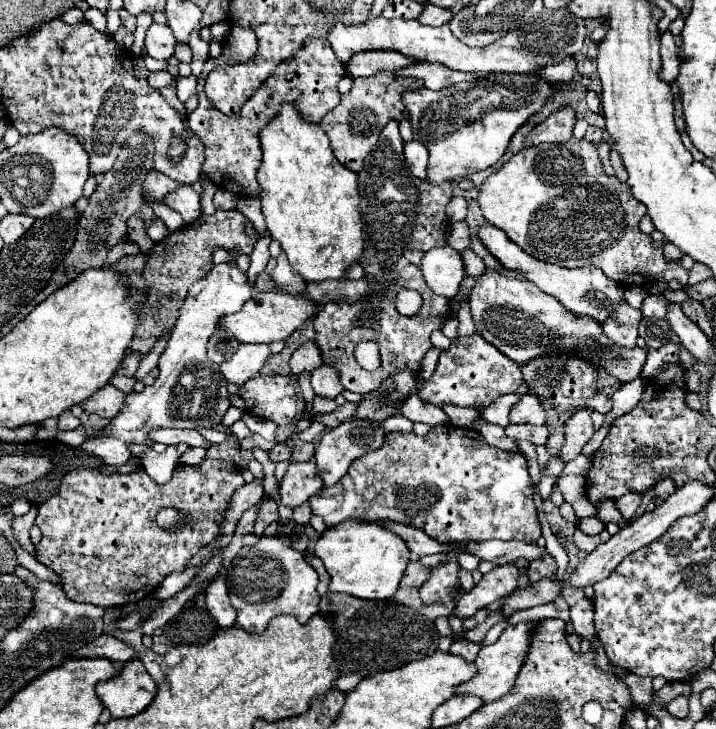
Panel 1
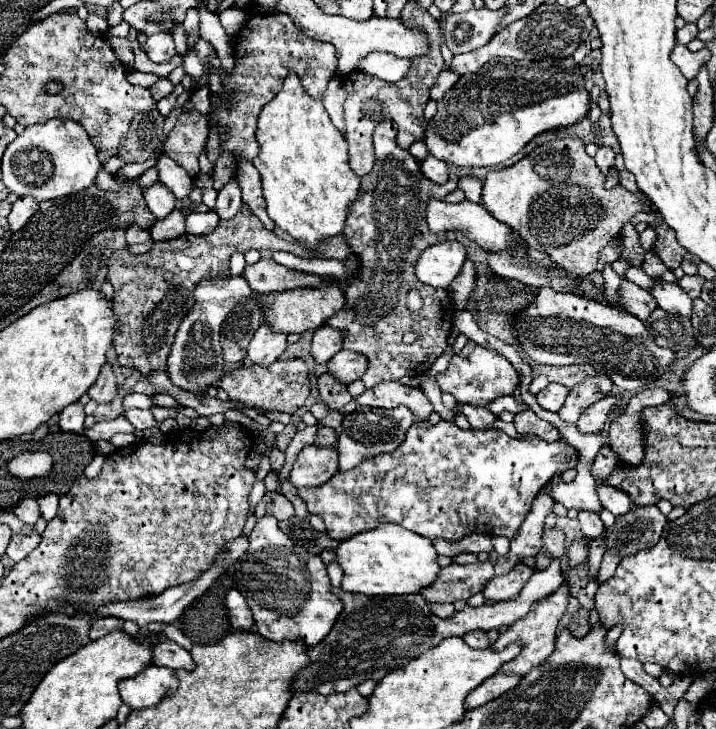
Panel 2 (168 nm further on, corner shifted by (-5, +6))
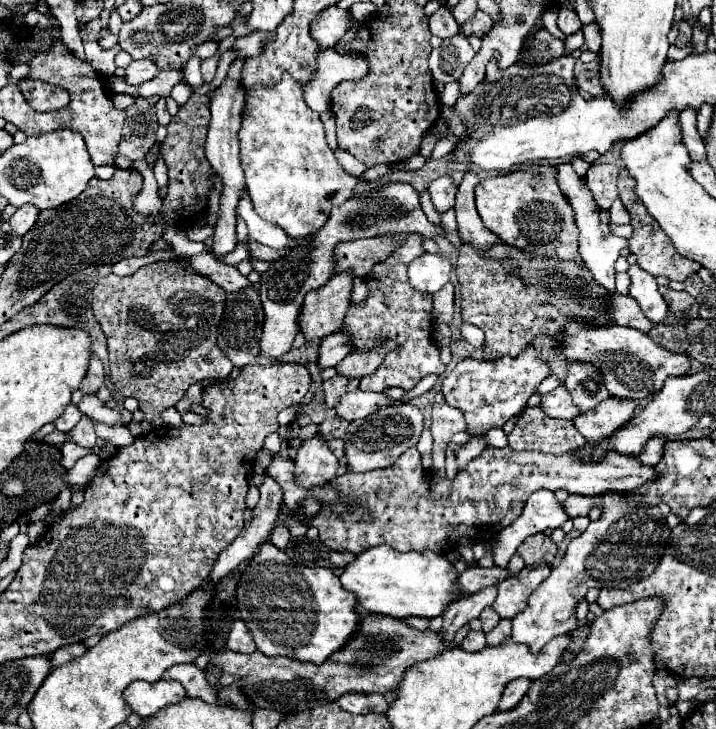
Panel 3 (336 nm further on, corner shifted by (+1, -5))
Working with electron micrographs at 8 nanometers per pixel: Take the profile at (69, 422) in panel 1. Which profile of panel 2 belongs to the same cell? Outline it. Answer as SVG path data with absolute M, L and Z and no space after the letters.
M74 402L60 412L60 428L64 432L82 434L82 430L84 430L84 406L80 402Z

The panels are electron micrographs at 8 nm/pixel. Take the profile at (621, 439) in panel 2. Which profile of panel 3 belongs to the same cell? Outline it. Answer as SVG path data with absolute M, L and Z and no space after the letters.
M650 439L646 443L646 449L638 455L642 463L658 463L662 459L662 453L664 453L664 443L666 439Z

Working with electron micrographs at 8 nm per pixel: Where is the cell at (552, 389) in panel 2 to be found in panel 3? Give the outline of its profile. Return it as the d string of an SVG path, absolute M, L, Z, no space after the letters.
M564 385L542 395L542 409L550 417L560 417L560 419L574 419L580 415L580 409L574 405L574 401Z

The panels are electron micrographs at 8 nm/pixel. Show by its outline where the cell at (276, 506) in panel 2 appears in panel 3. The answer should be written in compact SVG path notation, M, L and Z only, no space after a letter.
M276 527L276 529L270 533L270 543L276 545L278 549L282 549L282 551L286 549L288 541L290 541L290 533L288 533L286 527Z

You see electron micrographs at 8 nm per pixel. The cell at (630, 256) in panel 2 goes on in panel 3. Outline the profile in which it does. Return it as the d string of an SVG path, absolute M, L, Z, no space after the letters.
M632 265L628 269L628 275L630 275L630 295L638 301L644 315L652 323L662 323L664 315L668 315L668 305L658 293L656 279L644 269L640 269L638 265Z

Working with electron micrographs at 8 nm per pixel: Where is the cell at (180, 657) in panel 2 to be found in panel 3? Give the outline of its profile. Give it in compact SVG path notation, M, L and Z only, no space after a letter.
M176 665L164 677L180 681L184 685L188 697L192 697L192 699L196 697L196 699L202 699L206 703L218 703L216 689L208 683L206 675L198 667L194 667L194 665Z

